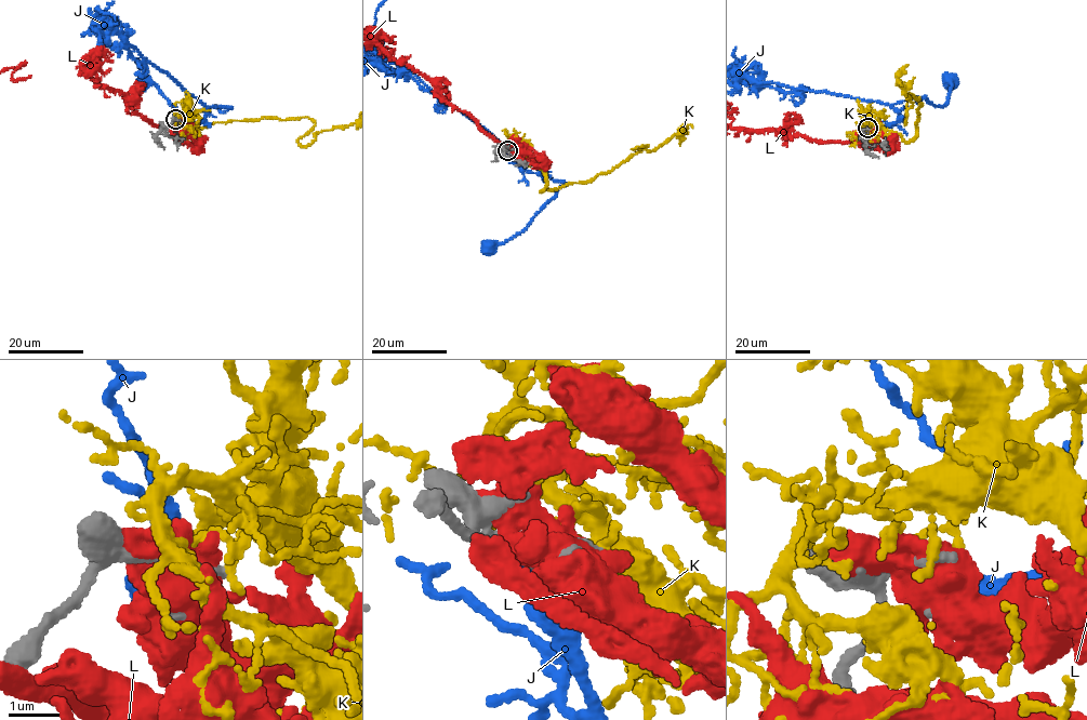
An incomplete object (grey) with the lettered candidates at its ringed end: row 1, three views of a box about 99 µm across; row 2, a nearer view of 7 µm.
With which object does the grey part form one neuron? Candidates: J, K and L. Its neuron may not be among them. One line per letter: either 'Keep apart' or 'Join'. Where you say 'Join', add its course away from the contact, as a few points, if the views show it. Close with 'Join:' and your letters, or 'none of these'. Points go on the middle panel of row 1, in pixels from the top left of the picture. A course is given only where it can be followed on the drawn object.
J: Keep apart
K: Keep apart
L: Keep apart
Join: none of these

